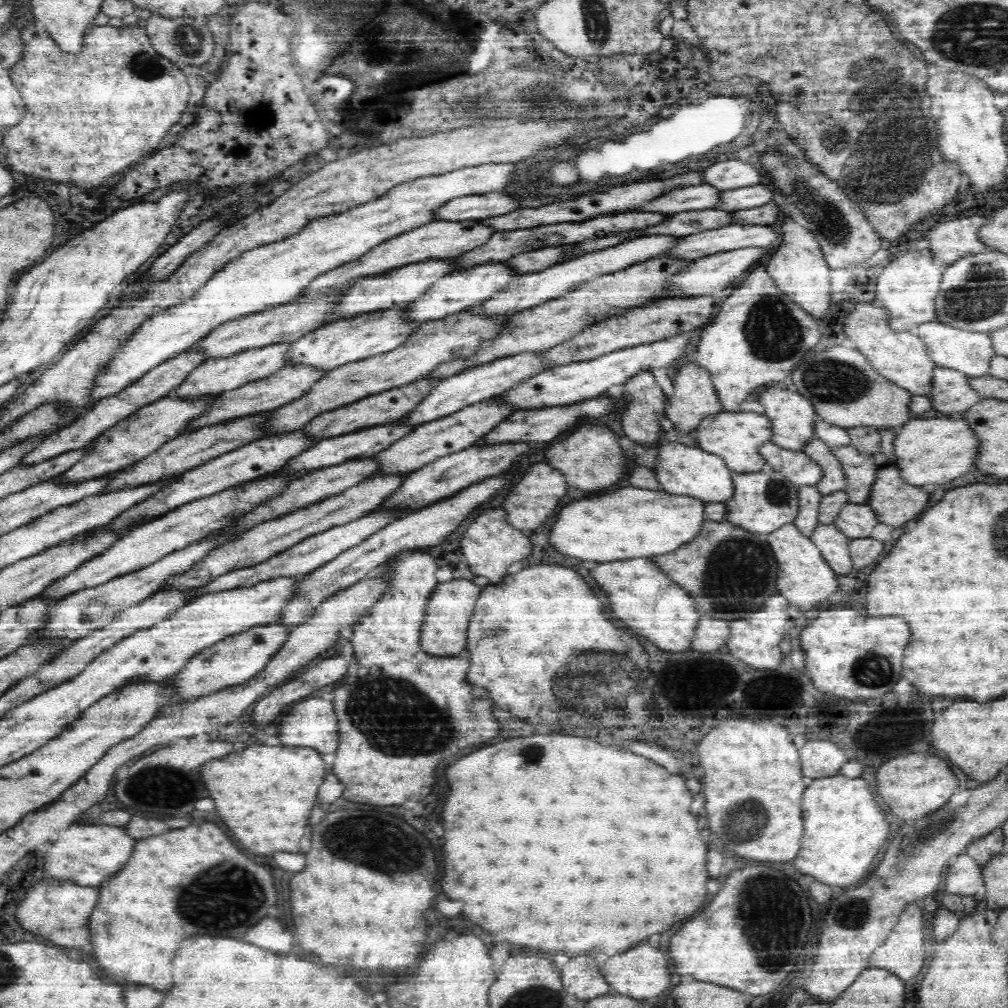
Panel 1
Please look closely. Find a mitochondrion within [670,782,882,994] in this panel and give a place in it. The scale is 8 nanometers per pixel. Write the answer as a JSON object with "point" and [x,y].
{"point":[767,903]}

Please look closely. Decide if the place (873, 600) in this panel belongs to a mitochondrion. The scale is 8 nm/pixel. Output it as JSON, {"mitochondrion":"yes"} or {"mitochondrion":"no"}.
{"mitochondrion":"no"}

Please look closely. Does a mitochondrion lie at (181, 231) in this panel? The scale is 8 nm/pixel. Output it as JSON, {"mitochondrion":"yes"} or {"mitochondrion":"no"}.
{"mitochondrion":"no"}

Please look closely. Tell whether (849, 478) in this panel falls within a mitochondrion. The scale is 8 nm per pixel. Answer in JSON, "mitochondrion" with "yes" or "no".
{"mitochondrion":"no"}

